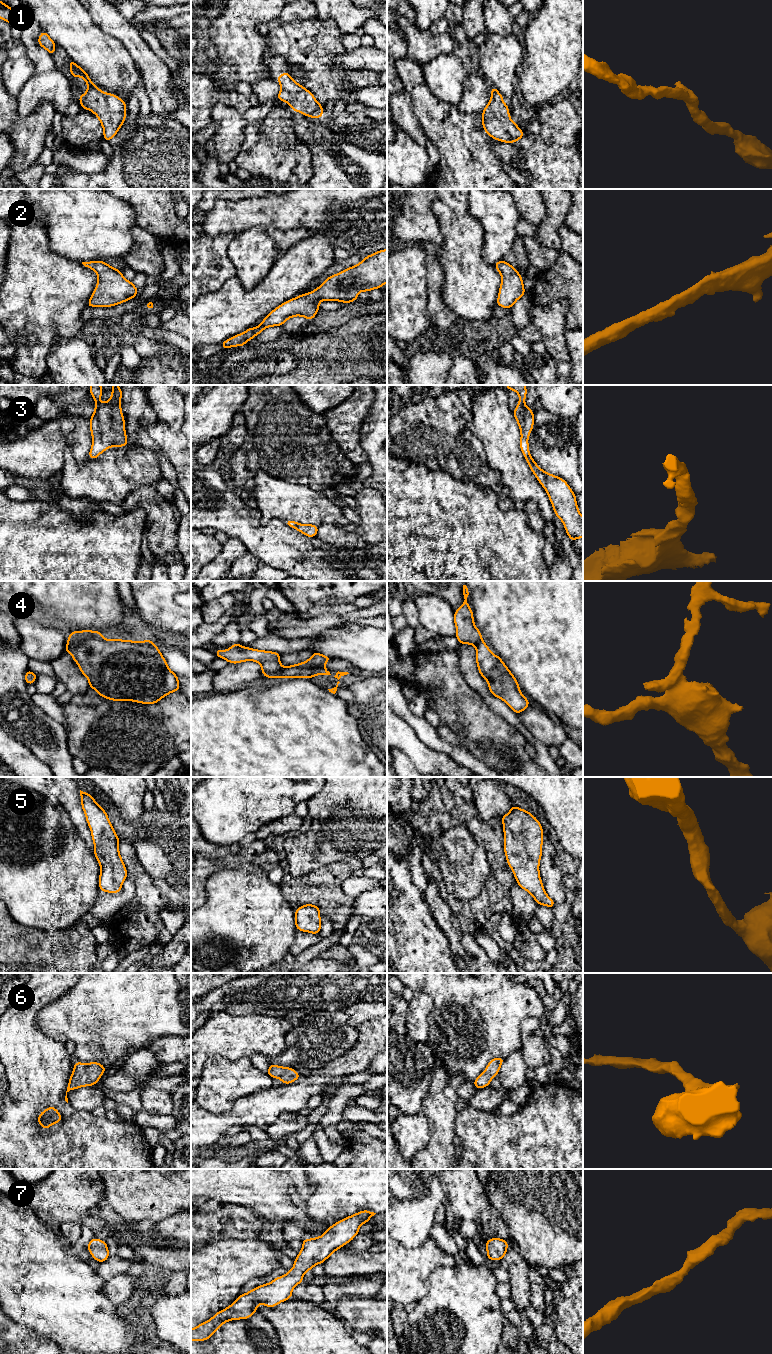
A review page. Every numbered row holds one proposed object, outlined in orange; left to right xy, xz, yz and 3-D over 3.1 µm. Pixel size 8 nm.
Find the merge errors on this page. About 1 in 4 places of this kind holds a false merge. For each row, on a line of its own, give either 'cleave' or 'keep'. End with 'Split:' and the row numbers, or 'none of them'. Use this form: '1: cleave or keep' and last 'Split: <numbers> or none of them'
1: keep
2: keep
3: keep
4: cleave
5: keep
6: keep
7: keep
Split: 4

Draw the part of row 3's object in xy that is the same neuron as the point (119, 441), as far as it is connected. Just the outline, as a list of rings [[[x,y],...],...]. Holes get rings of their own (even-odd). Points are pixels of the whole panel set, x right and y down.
[[[90,385],[90,394],[95,400],[95,411],[90,418],[93,443],[88,456],[92,460],[109,447],[125,447],[128,444],[125,420],[120,406],[121,387],[112,385],[111,398],[105,403],[99,402],[102,392],[101,385]]]

